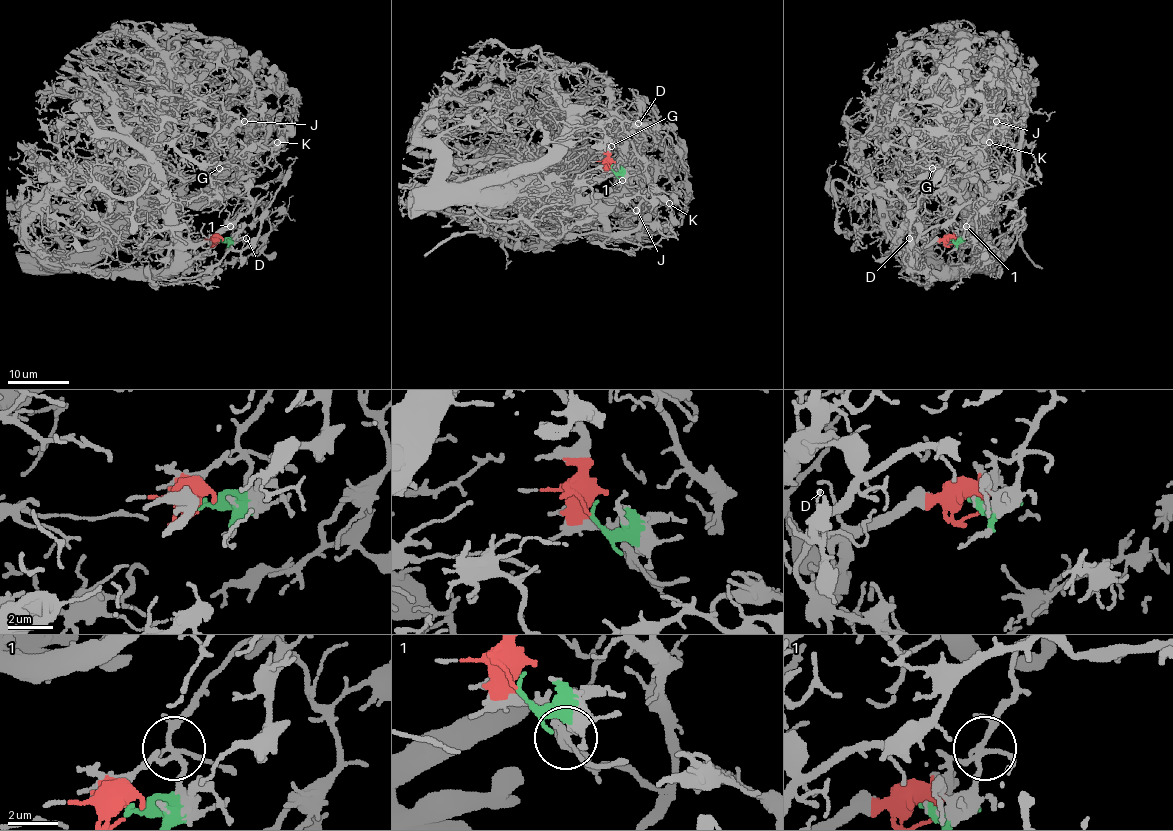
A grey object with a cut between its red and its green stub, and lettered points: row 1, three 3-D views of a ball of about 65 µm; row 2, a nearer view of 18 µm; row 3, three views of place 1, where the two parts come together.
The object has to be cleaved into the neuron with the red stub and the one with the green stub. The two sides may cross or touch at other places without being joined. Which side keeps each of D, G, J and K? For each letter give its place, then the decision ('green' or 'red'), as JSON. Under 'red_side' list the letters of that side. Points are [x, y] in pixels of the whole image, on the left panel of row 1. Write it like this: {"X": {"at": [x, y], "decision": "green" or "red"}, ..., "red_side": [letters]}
{"D": {"at": [246, 238], "decision": "green"}, "G": {"at": [219, 168], "decision": "red"}, "J": {"at": [244, 121], "decision": "red"}, "K": {"at": [277, 142], "decision": "red"}, "red_side": ["G", "J", "K"]}

